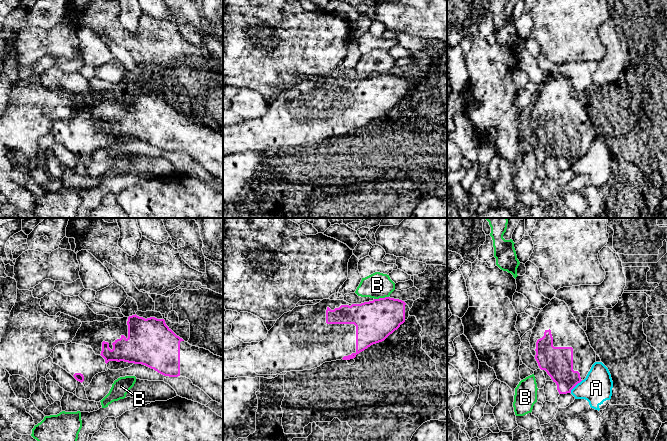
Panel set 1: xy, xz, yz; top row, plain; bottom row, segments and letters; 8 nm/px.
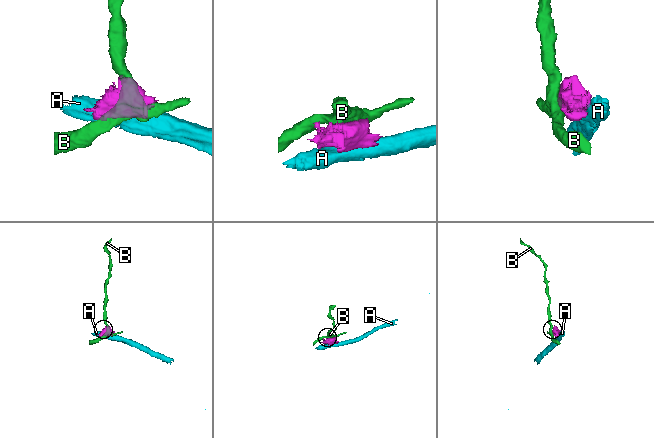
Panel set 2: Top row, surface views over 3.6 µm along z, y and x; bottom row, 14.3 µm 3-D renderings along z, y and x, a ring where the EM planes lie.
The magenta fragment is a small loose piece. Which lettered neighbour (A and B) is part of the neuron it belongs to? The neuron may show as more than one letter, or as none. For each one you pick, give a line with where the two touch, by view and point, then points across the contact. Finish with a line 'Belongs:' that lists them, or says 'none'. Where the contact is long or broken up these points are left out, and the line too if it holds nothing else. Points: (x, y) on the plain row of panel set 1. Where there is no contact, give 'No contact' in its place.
Belongs: none

